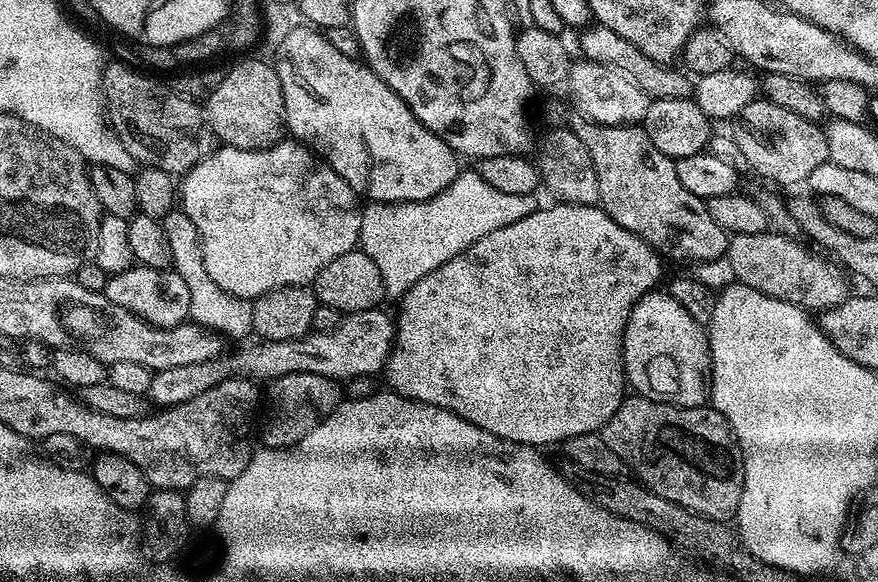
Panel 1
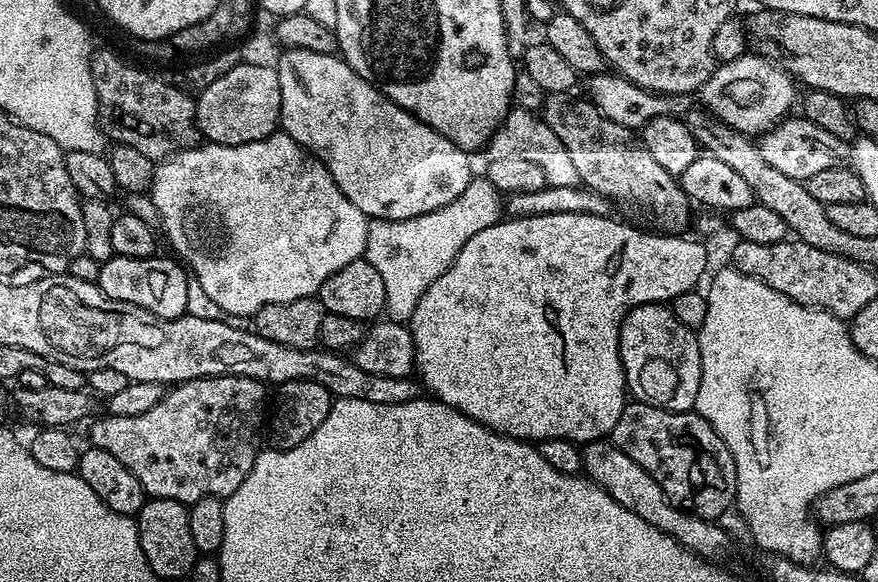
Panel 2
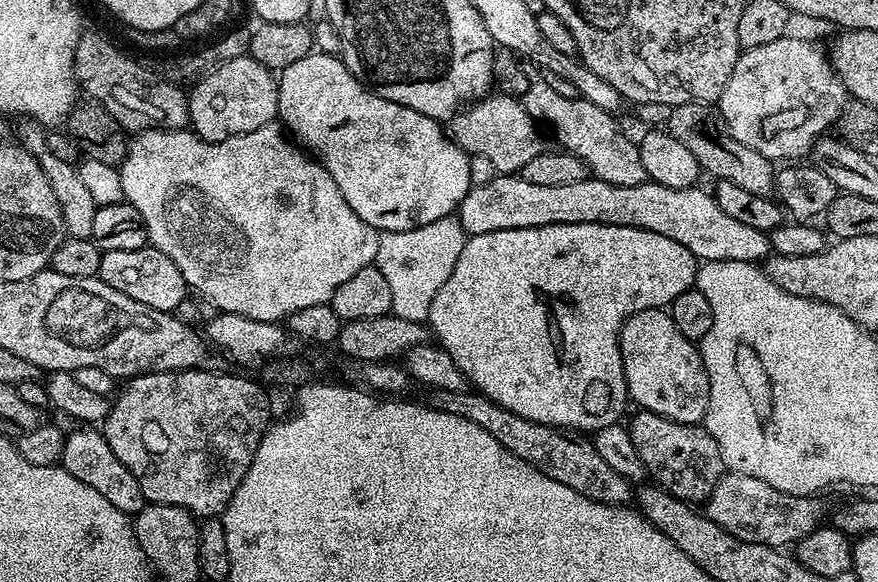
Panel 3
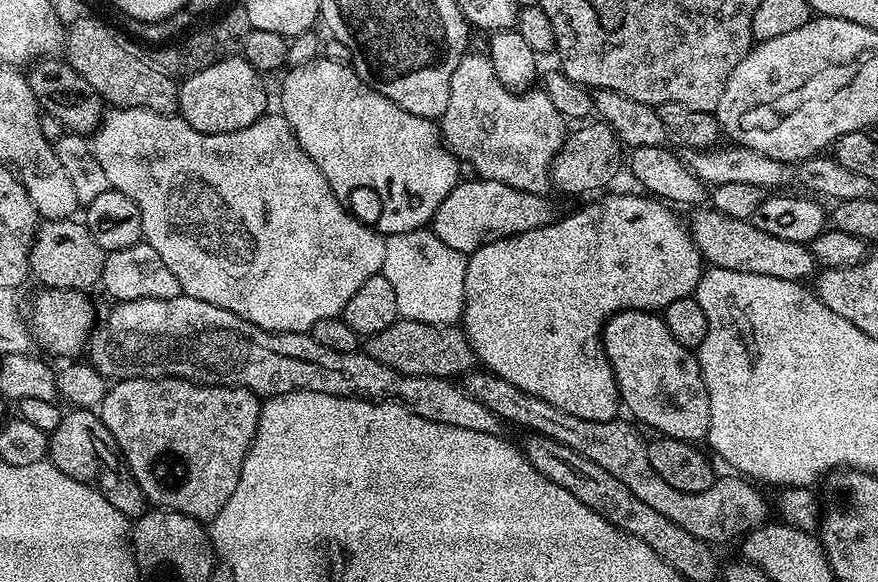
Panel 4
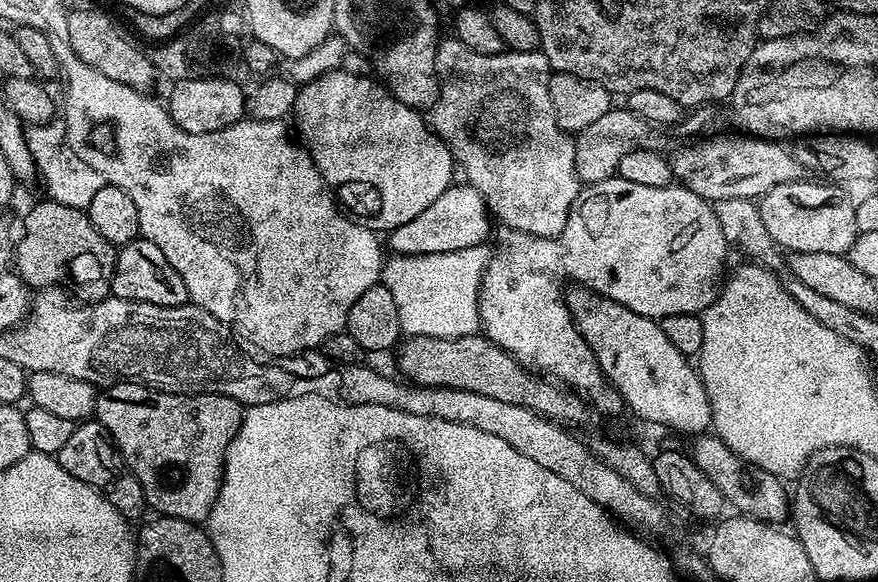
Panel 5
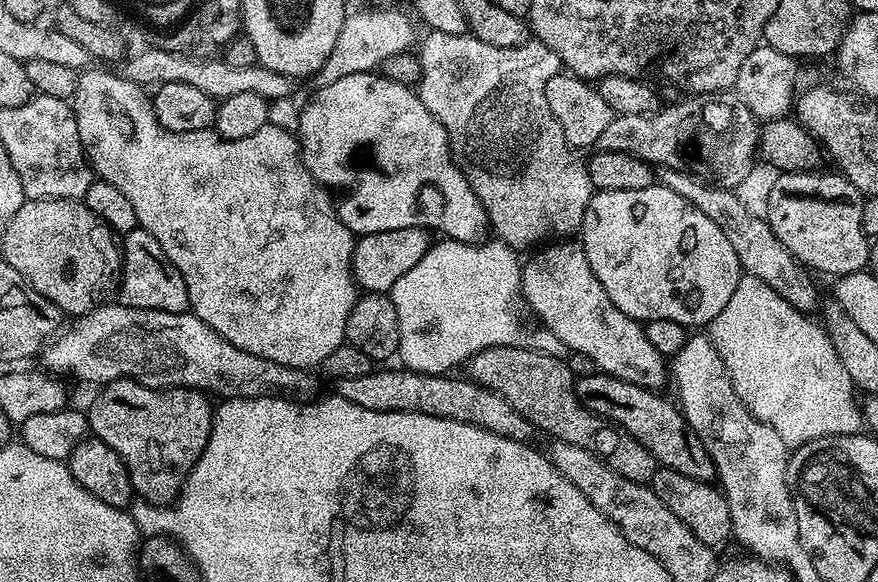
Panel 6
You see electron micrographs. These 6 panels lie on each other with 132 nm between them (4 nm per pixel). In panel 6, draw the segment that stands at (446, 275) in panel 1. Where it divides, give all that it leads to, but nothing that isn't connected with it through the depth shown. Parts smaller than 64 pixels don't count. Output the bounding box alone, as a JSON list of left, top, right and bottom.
[578,182,742,326]

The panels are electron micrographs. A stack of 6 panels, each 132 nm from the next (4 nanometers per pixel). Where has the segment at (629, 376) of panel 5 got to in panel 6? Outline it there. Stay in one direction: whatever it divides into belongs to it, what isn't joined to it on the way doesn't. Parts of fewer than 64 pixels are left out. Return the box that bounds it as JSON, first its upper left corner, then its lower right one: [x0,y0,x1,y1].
[520,242,670,390]

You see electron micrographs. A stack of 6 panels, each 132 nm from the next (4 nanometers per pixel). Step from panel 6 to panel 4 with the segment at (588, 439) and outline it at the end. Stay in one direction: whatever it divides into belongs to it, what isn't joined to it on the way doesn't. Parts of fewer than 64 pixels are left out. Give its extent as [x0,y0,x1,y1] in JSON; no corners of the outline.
[362,318,477,378]

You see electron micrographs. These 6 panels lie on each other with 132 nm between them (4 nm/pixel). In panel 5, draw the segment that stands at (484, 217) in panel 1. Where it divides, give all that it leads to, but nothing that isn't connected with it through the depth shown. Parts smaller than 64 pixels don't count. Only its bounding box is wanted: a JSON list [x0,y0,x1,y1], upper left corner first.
[382,244,490,340]

